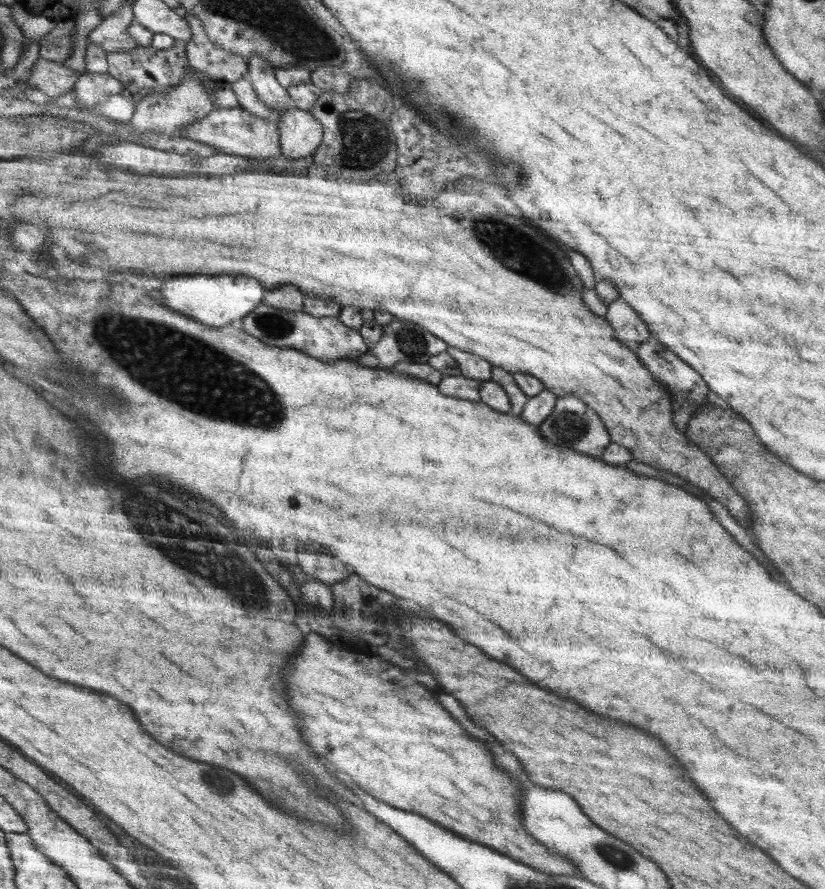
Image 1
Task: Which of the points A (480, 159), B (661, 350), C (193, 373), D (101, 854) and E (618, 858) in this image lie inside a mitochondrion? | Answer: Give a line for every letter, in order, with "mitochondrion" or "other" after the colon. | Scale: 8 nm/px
A: mitochondrion
B: other
C: mitochondrion
D: other
E: mitochondrion

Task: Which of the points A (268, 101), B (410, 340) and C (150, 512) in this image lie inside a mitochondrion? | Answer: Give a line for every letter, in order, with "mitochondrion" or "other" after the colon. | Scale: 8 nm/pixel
A: other
B: mitochondrion
C: mitochondrion

